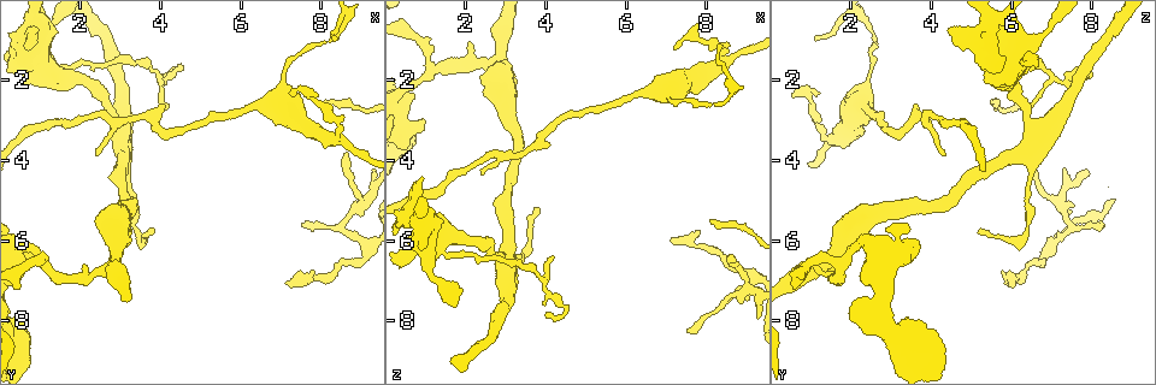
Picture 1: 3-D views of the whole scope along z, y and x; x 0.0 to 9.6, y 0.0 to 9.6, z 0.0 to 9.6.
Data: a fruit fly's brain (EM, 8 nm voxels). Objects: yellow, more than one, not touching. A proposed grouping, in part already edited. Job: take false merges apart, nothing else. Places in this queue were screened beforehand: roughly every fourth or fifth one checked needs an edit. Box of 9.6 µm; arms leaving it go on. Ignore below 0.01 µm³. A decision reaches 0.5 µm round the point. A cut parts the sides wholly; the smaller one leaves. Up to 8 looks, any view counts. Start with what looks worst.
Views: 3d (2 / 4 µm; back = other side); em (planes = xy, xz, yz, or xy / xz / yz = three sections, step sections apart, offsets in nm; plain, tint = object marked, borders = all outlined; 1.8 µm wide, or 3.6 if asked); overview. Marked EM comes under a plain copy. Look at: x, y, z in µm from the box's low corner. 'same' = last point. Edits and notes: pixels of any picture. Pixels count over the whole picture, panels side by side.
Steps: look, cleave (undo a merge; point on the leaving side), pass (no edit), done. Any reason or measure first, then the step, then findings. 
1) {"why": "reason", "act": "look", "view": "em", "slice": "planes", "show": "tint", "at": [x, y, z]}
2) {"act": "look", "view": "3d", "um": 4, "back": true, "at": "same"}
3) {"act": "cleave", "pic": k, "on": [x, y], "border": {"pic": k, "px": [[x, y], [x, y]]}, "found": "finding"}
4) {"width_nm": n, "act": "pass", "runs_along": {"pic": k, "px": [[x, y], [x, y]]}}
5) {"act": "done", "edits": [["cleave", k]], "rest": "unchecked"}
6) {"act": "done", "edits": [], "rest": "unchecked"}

{"why": "sharp bend", "act": "look", "view": "3d", "um": 4, "back": true, "at": [0.70, 1.15, 5.15]}

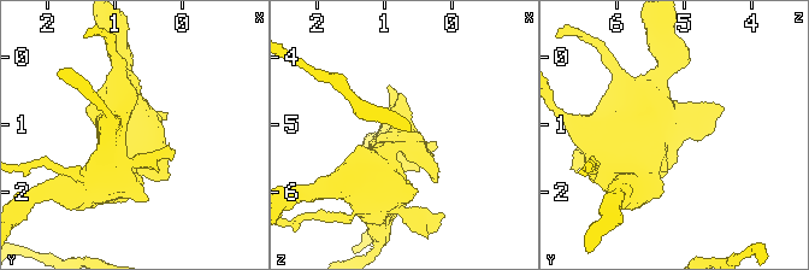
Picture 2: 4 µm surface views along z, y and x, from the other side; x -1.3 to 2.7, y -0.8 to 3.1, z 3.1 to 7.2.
{"act": "look", "view": "em", "um": 3.6, "slice": "yz", "step": 16, "show": "tint", "at": [0.70, 1.15, 5.15]}

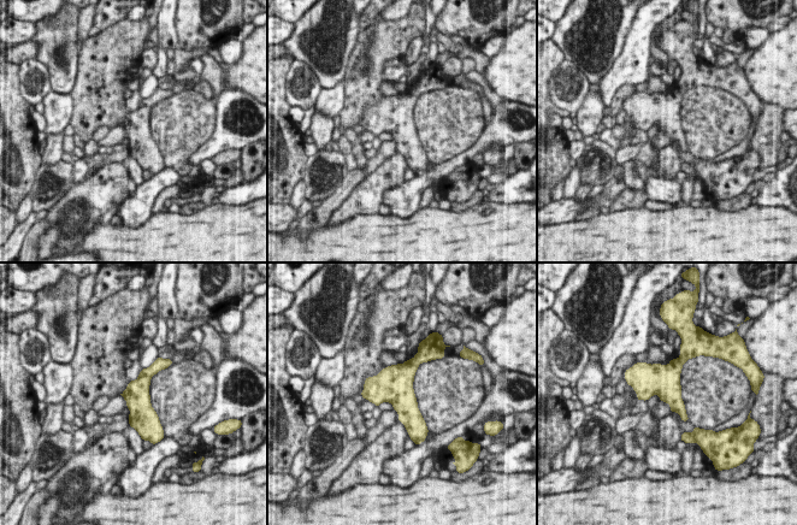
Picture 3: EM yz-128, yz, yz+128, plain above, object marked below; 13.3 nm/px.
{"act": "look", "view": "em", "um": 3.6, "slice": "planes", "show": "borders", "at": "same"}

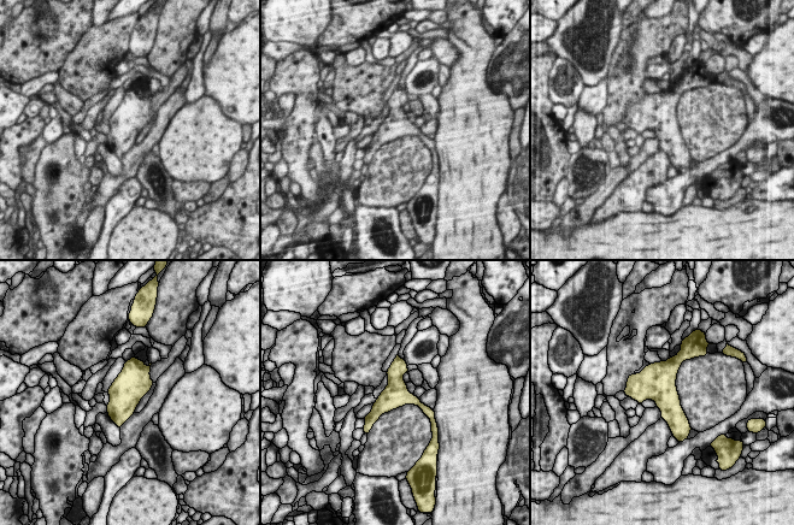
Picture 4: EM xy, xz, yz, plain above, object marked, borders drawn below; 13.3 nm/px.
{"act": "pass", "runs_along": {"pic": 4, "px": [[401, 361], [395, 393], [371, 419]]}, "found": "one cell here"}

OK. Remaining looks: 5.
{"why": "calibre changes", "act": "look", "view": "3d", "um": 2, "at": [3.05, 3.45, 6.55]}

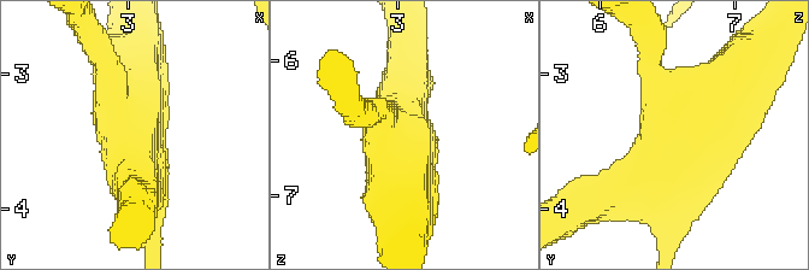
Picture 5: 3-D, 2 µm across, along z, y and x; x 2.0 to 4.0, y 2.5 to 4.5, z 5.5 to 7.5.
{"why": "now the EM", "act": "look", "view": "em", "slice": "planes", "show": "borders", "at": [3.00, 3.42, 6.54]}

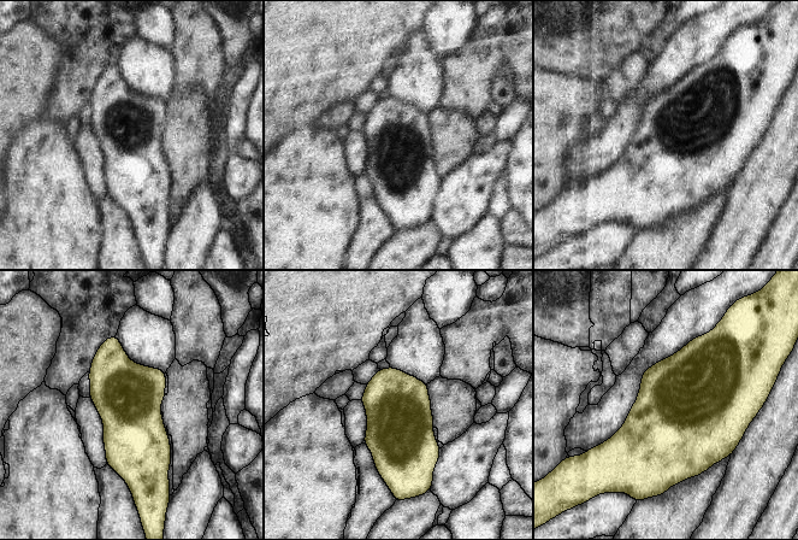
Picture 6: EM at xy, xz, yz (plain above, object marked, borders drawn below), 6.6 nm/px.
{"act": "pass", "found": "one cell here"}

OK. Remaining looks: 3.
{"why": "arms part here", "act": "look", "view": "em", "slice": "planes", "show": "tint", "at": [8.40, 3.45, 1.45]}

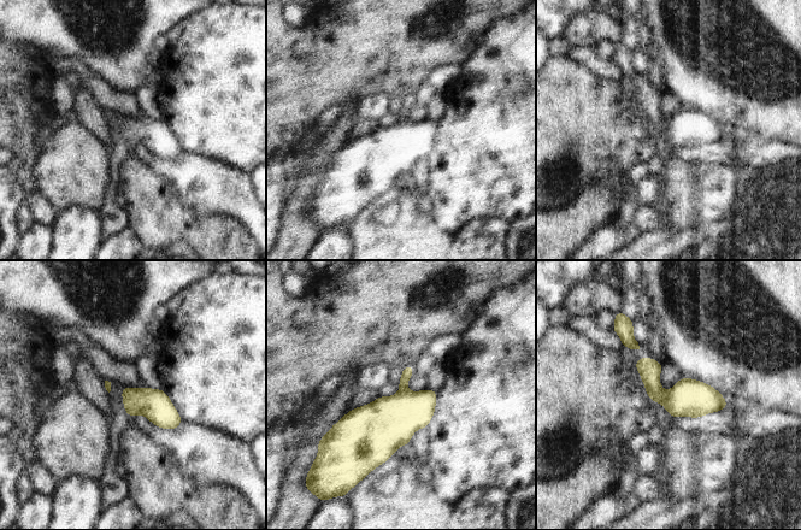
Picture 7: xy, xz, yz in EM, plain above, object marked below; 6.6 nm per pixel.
{"width_nm": 200, "act": "cleave", "pic": 7, "on": [649, 370], "border": {"pic": 7, "px": [[666, 392], [666, 402], [664, 405]]}, "found": "a second cell is stuck on"}

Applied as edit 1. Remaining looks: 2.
{"act": "done", "edits": [["cleave", 7]], "rest": "unchecked"}

